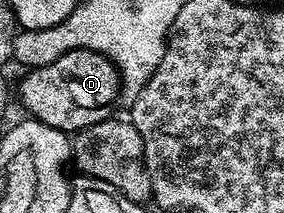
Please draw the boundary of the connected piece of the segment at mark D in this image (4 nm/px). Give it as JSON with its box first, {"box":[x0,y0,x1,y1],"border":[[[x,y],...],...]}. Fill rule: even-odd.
{"box":[20,50,121,132],"border":[[[71,50],[58,56],[54,64],[29,69],[25,74],[20,82],[21,104],[35,121],[65,132],[79,132],[109,117],[108,109],[121,93],[116,65],[93,50]]]}

